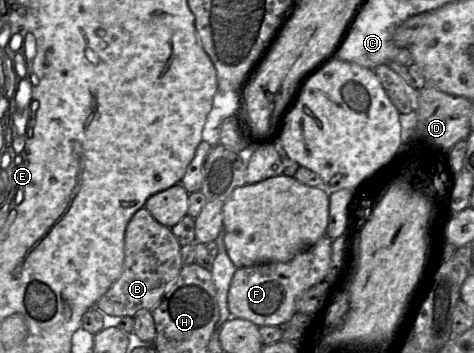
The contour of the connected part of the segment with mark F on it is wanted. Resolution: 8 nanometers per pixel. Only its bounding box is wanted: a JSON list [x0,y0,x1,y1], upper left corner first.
[228,235,332,326]

